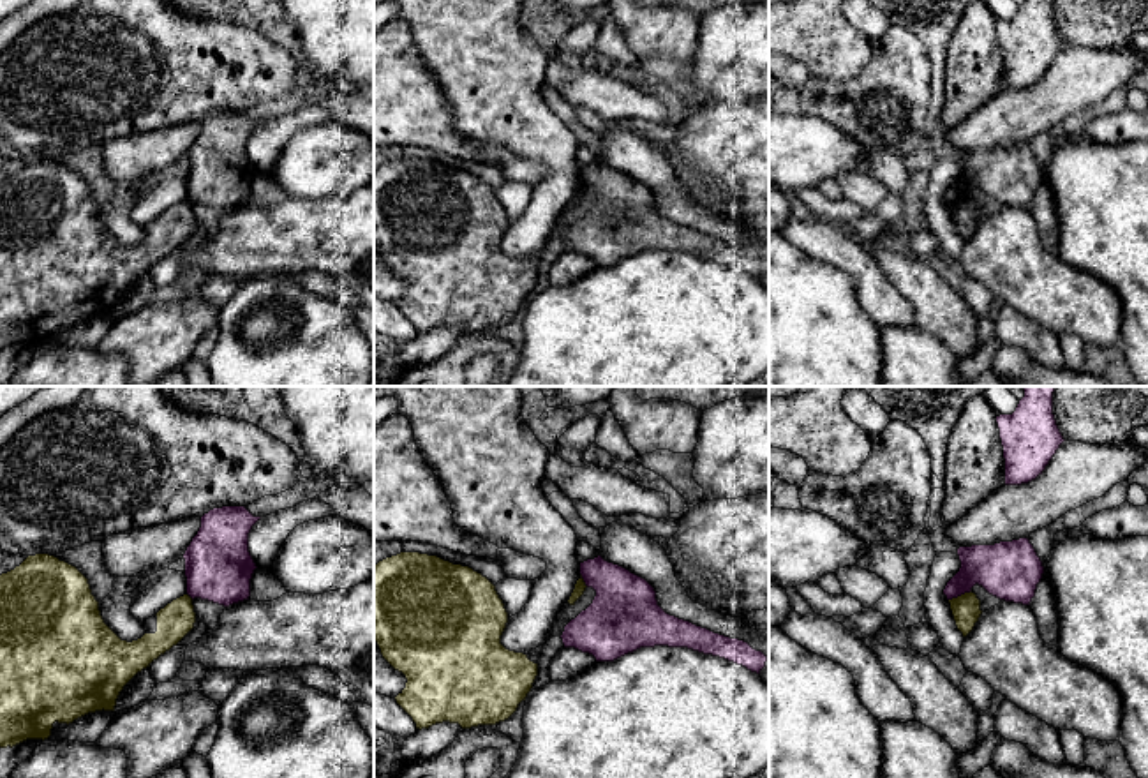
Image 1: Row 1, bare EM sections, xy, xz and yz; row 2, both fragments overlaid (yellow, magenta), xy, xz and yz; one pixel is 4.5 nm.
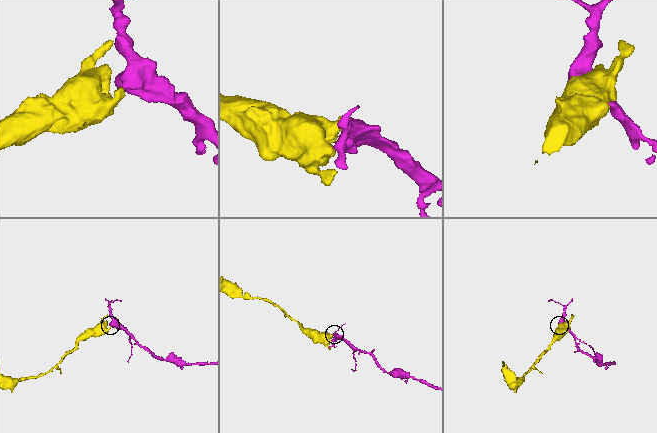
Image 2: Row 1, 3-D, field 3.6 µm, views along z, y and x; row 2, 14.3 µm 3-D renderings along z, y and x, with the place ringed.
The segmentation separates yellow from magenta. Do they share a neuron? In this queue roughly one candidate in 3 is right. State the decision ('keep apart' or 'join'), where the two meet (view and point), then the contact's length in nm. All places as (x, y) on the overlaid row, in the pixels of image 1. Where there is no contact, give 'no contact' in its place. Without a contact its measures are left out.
keep apart | yz (961, 595) | 120 nm

